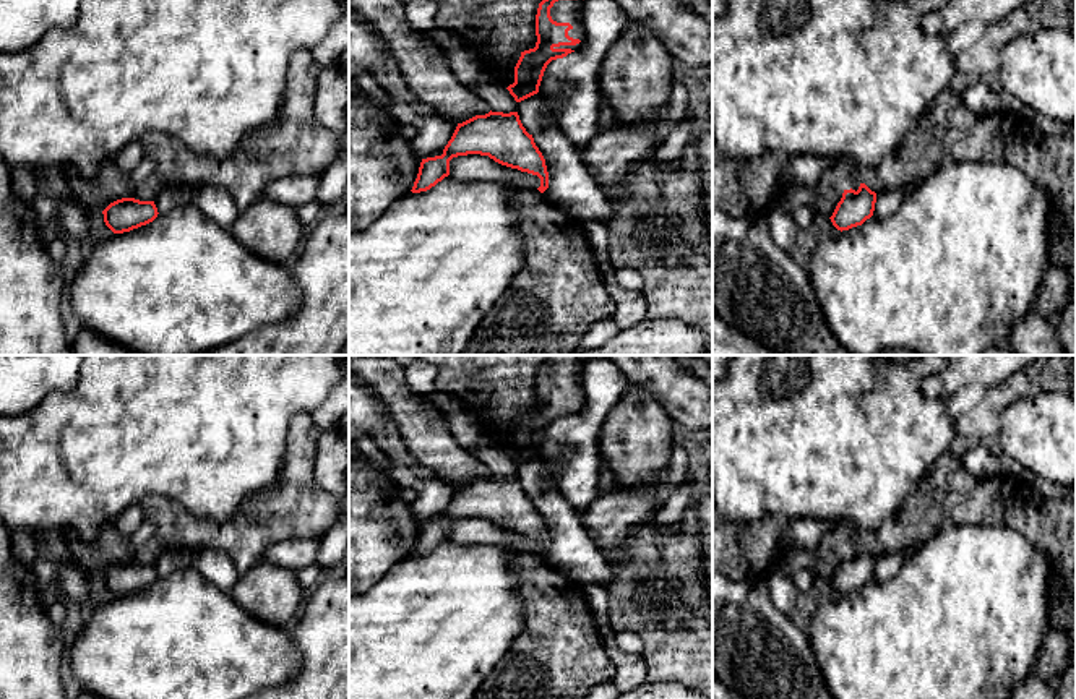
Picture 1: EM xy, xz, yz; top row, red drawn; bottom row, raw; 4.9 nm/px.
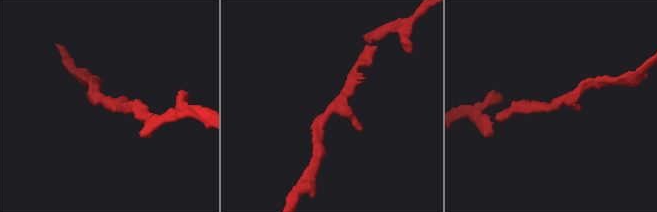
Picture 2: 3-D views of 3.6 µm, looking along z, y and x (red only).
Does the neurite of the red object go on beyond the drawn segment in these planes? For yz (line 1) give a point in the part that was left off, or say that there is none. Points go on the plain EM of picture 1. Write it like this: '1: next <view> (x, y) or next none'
1: next none

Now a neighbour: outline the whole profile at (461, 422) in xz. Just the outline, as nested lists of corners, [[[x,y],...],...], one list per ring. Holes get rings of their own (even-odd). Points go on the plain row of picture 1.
[[[435,391],[433,405],[441,412],[454,441],[474,454],[474,449],[484,436],[476,414],[453,392]]]

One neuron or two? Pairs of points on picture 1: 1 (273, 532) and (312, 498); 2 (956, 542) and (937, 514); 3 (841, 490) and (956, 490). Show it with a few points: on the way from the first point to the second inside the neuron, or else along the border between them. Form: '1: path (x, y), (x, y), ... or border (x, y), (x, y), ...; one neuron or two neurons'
1: path (283, 523), (297, 508), (302, 508); one neuron
2: border (956, 518), (945, 523), (919, 545); two neurons
3: border (945, 453), (919, 482); two neurons

